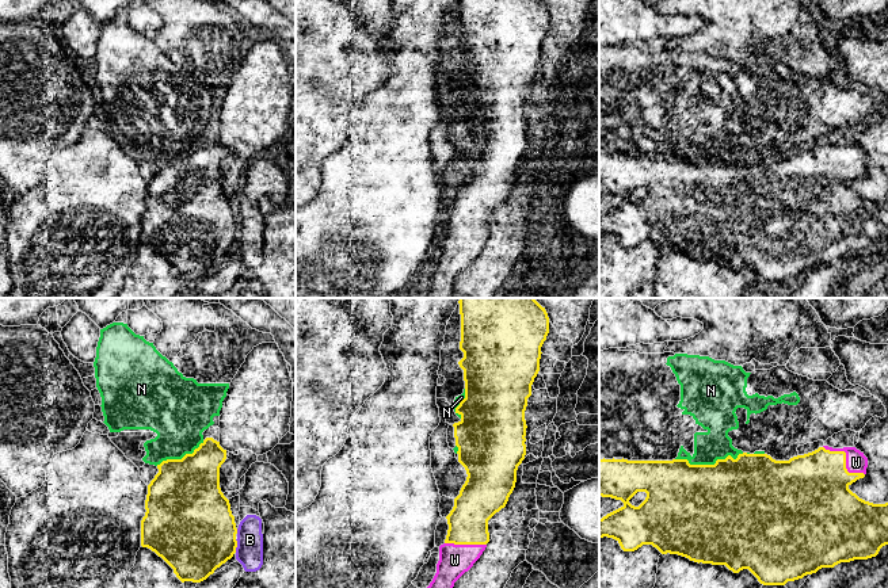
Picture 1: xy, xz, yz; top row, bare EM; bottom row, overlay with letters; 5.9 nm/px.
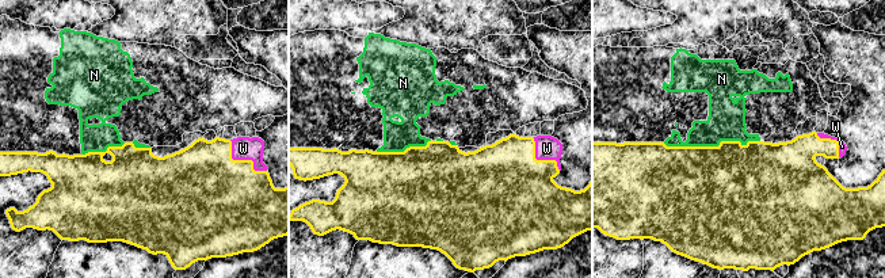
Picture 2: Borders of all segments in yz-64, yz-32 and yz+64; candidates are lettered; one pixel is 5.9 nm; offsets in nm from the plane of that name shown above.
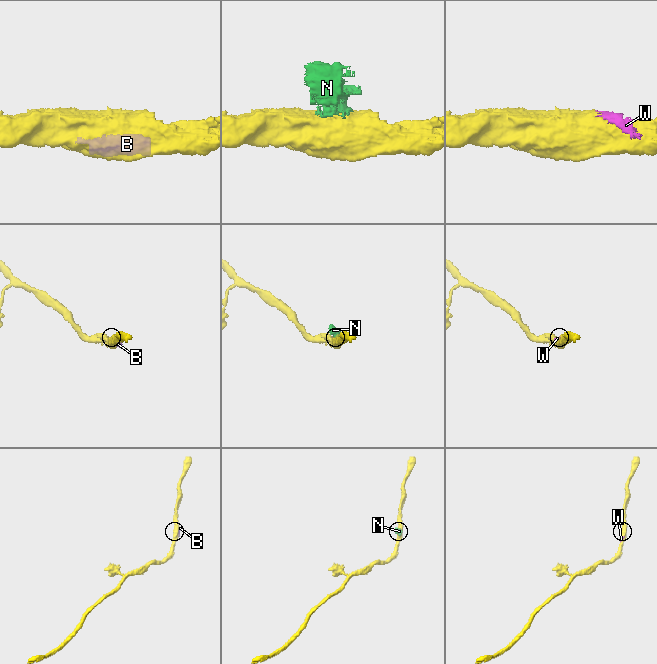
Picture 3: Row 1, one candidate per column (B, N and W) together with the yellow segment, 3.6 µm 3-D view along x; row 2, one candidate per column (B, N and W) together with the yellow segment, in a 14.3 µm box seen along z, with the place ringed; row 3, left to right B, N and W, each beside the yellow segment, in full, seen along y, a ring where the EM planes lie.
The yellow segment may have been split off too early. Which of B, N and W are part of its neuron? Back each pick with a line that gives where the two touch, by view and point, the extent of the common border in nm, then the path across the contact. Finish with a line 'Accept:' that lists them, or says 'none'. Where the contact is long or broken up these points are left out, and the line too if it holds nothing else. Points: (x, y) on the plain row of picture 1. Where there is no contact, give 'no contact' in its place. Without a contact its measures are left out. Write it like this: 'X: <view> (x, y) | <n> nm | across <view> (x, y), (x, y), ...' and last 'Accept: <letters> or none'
W: yz (845, 156) | 300 nm
Accept: W

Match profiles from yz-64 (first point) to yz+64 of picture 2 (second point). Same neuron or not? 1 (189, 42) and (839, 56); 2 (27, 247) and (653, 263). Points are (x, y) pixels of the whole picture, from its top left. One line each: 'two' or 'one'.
1: two
2: two

